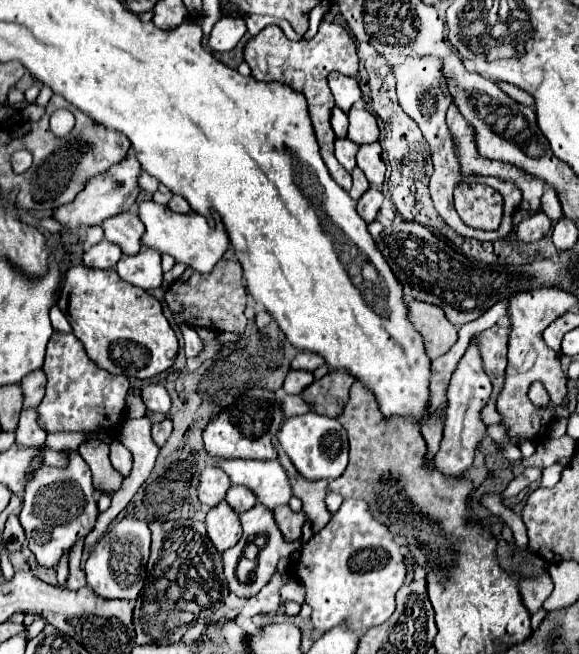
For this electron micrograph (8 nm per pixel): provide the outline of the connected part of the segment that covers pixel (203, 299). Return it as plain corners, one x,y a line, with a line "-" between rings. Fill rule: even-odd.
221,260
209,274
201,274
193,268
187,268
183,276
169,286
165,300
177,324
189,324
195,328
197,326
211,328
215,332
243,332
245,330
247,318
243,312
245,312
247,292
245,292
243,272
241,272
239,262

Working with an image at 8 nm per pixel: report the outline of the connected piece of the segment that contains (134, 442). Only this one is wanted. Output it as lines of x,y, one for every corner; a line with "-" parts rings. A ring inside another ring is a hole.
125,418
123,420
123,426
121,426
121,430
119,430
119,434
117,434
117,440
123,444
123,446
127,446
129,448
129,452
133,454
133,468
131,468
131,474
123,480
123,484
121,484
121,488
113,494
113,504
111,504
111,508
107,510
107,512
103,512
103,514
99,514
99,518
97,518
97,524
95,524
95,528
93,528
93,534
89,534
89,538
85,540
85,546
87,548
91,548
105,532
107,532
107,526
117,518
117,514
131,502
131,498
135,496
135,492
137,492
137,488
147,480
147,476
151,474
151,470
153,470
153,464
155,464
155,460
157,460
157,454
159,454
159,446
155,444
155,440
151,438
151,420
149,418
139,418
139,420
131,420
131,418

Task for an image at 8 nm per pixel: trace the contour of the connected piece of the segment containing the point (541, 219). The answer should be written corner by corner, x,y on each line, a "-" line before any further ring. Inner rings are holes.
543,212
529,214
519,222
513,240
515,242
535,242
535,240
543,238
549,228
551,228
551,220

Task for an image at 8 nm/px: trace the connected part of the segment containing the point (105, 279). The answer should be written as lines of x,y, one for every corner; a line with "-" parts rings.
69,268
61,288
59,308
85,346
87,356
111,374
149,380
175,364
179,342
163,314
161,302
145,290
123,282
115,270

